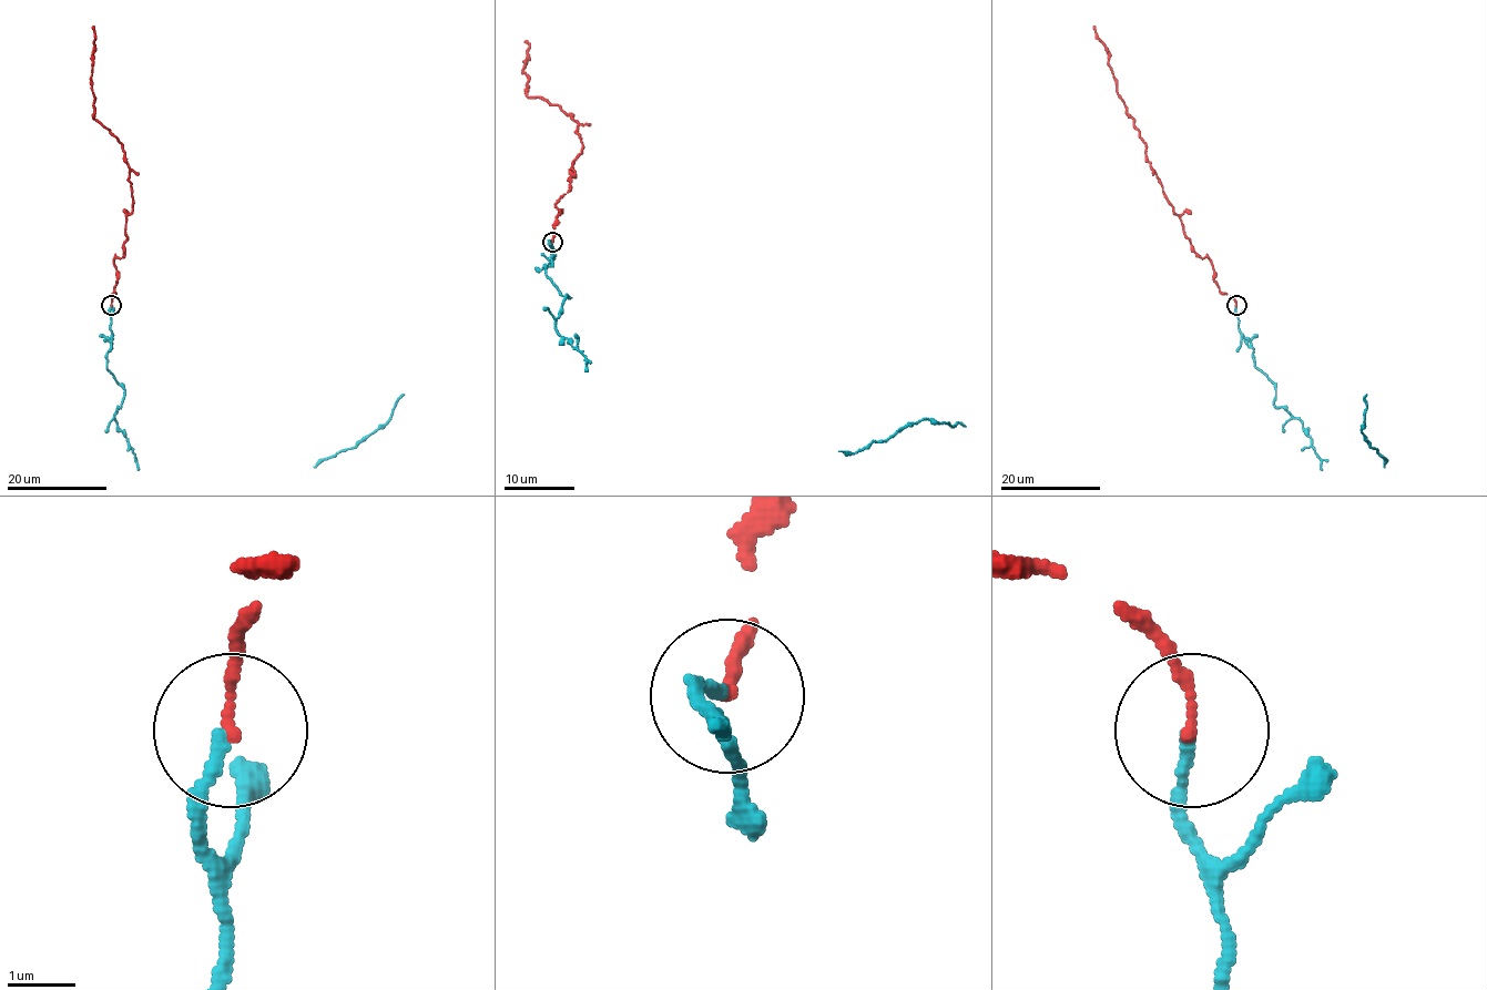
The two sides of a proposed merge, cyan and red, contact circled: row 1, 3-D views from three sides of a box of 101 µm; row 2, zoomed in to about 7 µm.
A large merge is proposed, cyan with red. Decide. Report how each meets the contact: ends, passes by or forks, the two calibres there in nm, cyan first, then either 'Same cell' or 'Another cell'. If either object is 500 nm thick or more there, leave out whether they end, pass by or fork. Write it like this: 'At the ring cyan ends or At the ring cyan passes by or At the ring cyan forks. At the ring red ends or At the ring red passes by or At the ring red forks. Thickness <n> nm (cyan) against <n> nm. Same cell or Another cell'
At the ring cyan ends. At the ring red ends. Thickness 170 nm (cyan) against 160 nm. Same cell

